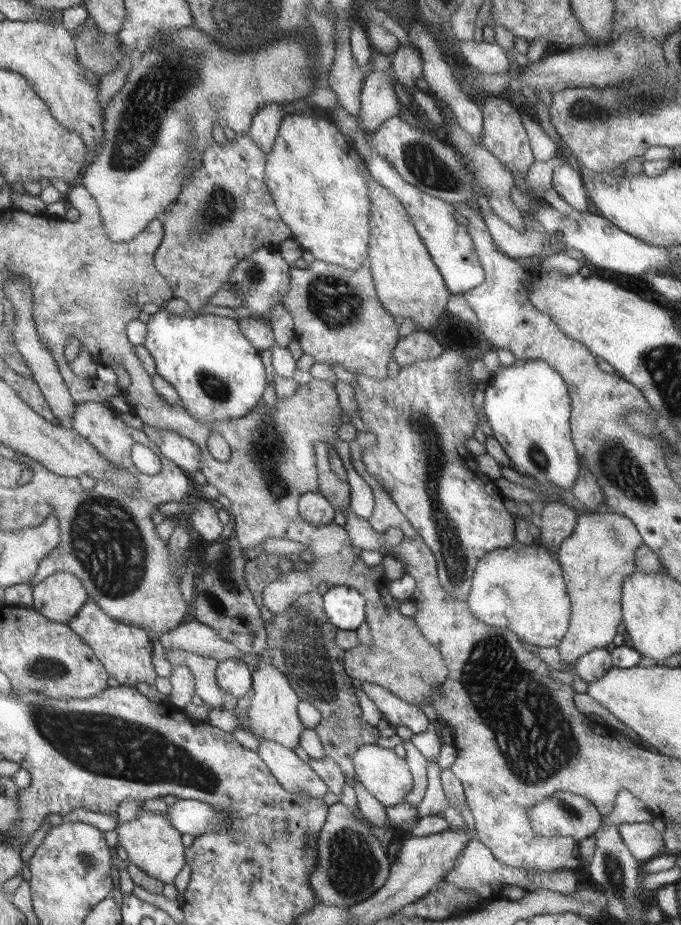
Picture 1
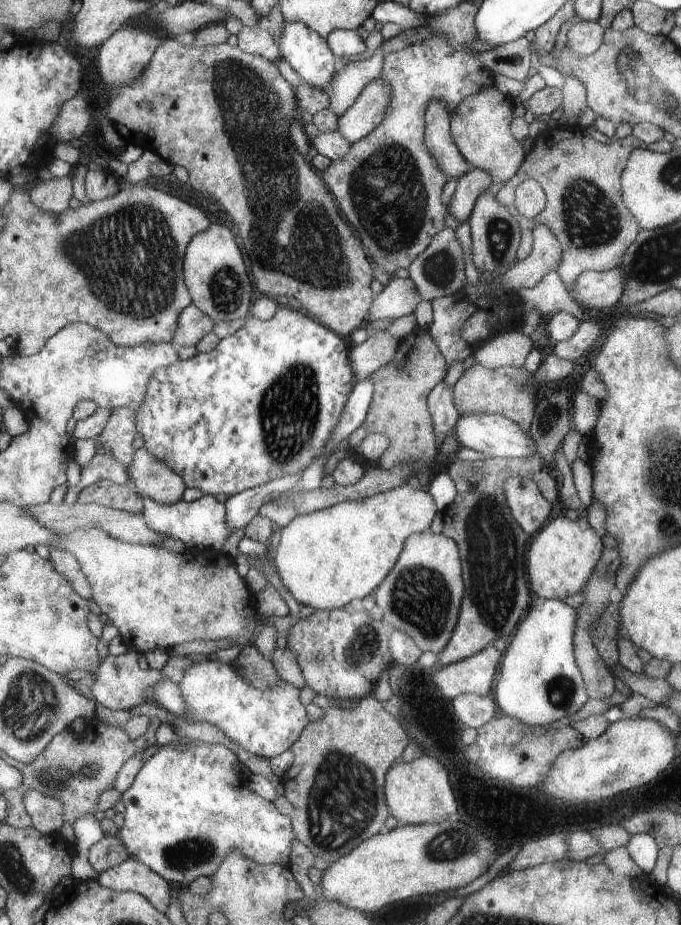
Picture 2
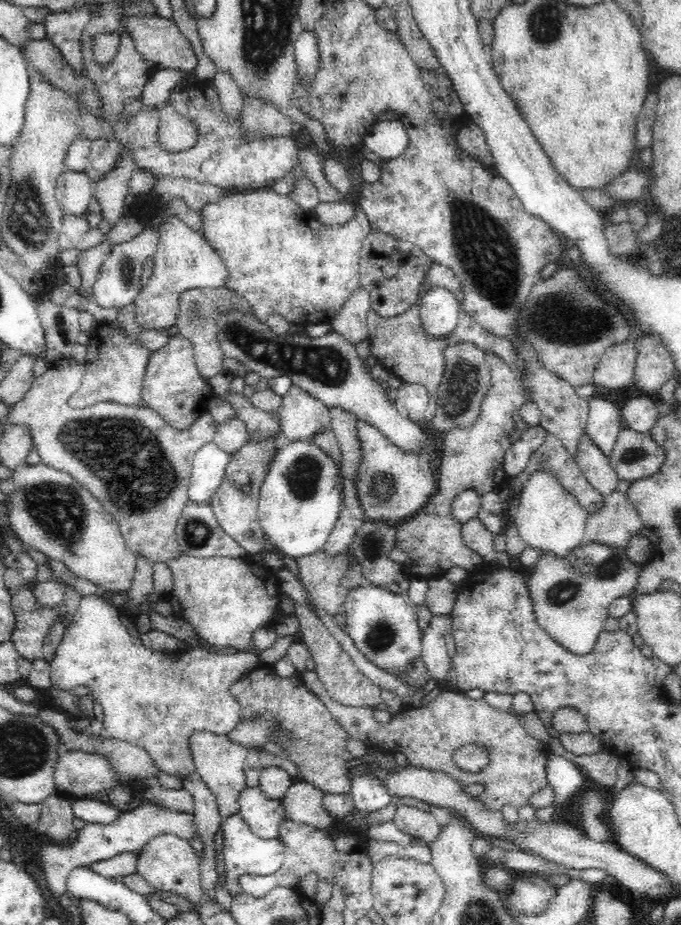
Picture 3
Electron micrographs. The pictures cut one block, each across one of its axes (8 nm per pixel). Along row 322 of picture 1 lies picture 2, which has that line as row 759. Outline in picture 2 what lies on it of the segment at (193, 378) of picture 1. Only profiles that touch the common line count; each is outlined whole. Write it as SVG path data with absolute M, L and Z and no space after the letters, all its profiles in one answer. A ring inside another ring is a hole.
M171 742L159 746L139 768L131 788L127 788L121 798L125 822L119 828L117 838L127 852L141 864L147 864L173 888L187 888L197 878L211 878L233 850L263 866L289 866L291 842L295 840L293 820L279 814L273 802L267 802L249 788L247 776L233 770L237 760L235 752L221 744Z

